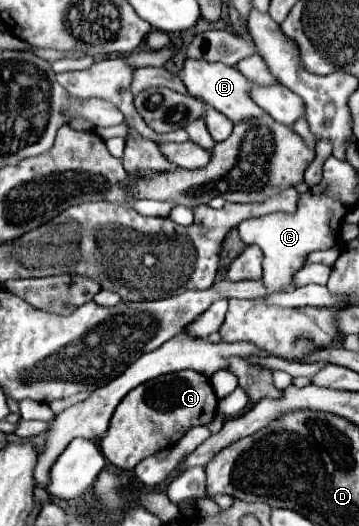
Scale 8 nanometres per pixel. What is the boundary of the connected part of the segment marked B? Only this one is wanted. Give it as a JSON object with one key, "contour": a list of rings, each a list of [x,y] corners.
{"contour":[[[186,59],[182,69],[180,69],[180,77],[182,77],[182,81],[184,81],[184,85],[186,85],[186,89],[192,97],[198,97],[200,101],[208,103],[210,107],[214,107],[216,111],[226,115],[232,123],[250,121],[254,117],[264,115],[264,109],[260,109],[250,97],[252,83],[246,81],[246,77],[236,67],[228,67],[228,65],[222,65],[222,63]]]}

